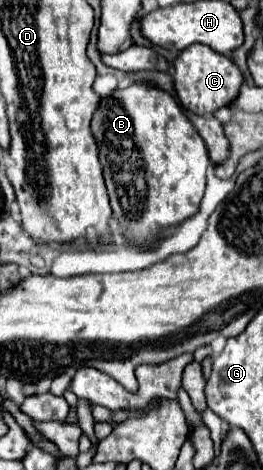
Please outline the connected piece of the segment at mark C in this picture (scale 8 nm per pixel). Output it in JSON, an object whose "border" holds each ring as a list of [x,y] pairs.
{"border":[[[191,45],[187,49],[183,49],[175,63],[175,91],[177,91],[177,97],[183,105],[183,109],[187,109],[189,113],[195,113],[195,115],[215,115],[215,111],[227,107],[233,103],[233,99],[237,99],[239,95],[239,89],[243,85],[243,75],[241,71],[237,69],[237,65],[227,57],[227,55],[221,55],[213,49],[209,49],[207,45]]]}

